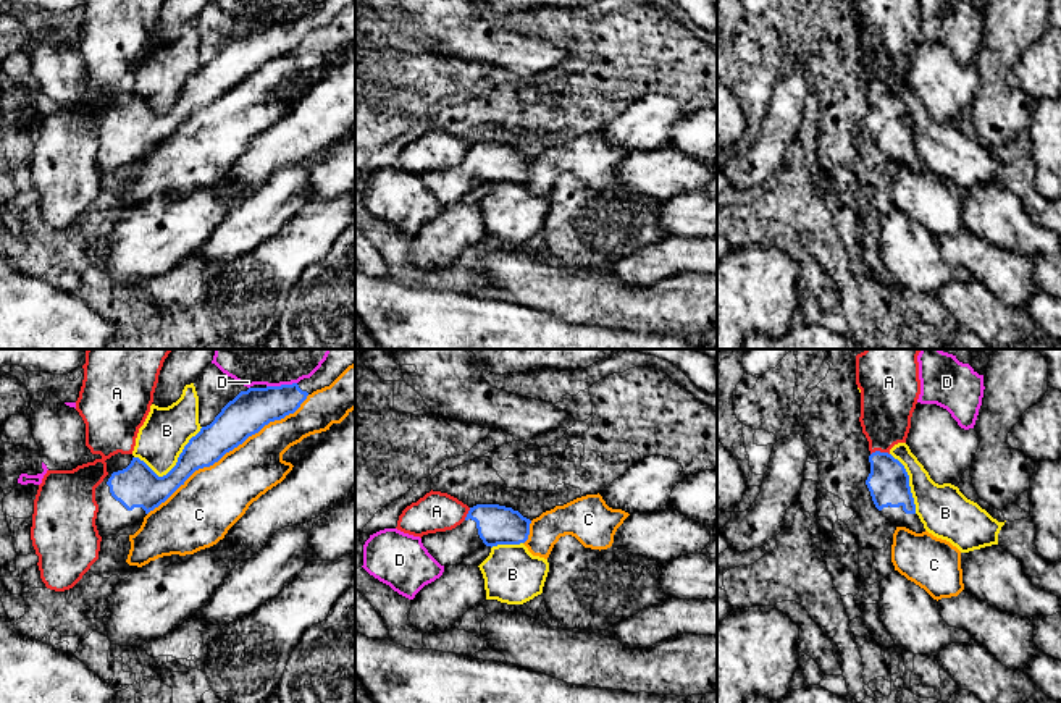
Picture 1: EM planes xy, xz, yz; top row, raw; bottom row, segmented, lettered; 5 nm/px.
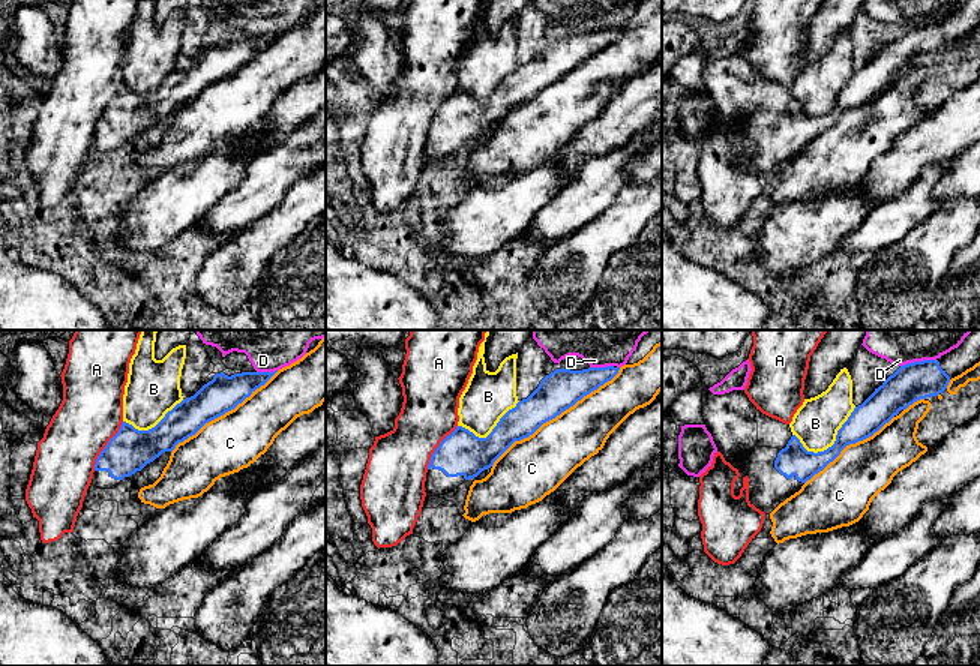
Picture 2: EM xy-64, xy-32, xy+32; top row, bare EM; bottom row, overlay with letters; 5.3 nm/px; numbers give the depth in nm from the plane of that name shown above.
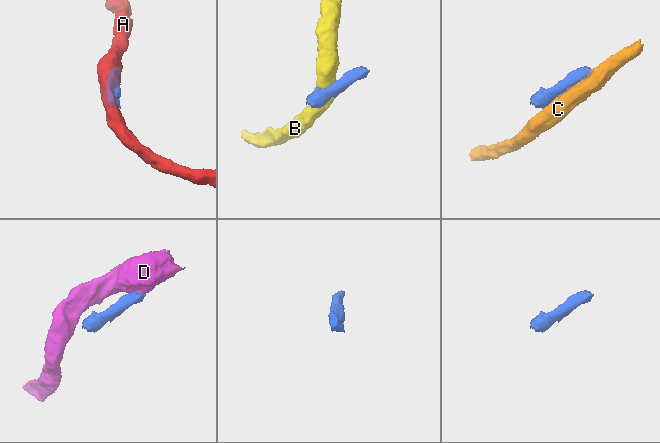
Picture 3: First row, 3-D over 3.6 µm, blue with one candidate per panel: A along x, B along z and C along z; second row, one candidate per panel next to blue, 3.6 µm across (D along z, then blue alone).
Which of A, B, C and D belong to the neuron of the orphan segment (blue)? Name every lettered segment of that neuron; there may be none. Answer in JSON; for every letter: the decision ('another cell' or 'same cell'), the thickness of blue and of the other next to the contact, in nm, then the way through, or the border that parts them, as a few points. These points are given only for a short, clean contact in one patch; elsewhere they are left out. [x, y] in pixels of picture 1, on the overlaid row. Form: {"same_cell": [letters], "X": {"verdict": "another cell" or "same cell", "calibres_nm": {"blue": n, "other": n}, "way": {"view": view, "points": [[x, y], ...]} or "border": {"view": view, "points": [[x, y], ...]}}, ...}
{"same_cell": [], "A": {"verdict": "another cell", "calibres_nm": {"blue": 200, "other": 280}, "border": {"view": "yz", "points": [[889, 453], [874, 451], [871, 454]]}}, "B": {"verdict": "another cell", "calibres_nm": {"blue": 220, "other": 240}}, "C": {"verdict": "another cell", "calibres_nm": {"blue": 200, "other": 320}}, "D": {"verdict": "another cell", "calibres_nm": {"blue": 200, "other": 360}, "border": {"view": "xy", "points": [[296, 382], [267, 387]]}}}

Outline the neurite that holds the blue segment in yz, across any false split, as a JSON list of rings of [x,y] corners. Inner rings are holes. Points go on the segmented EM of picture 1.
[[[875,451],[869,456],[870,474],[866,485],[875,507],[896,527],[916,533],[925,532],[916,514],[916,504],[904,465],[888,453]]]

